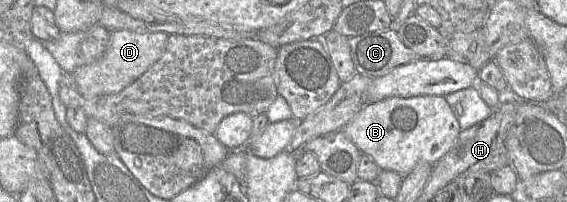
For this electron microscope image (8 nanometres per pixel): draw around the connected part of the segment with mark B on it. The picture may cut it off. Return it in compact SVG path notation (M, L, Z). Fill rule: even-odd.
M444 96L390 97L367 104L342 129L382 170L407 175L419 162L437 163L455 144L460 124Z

